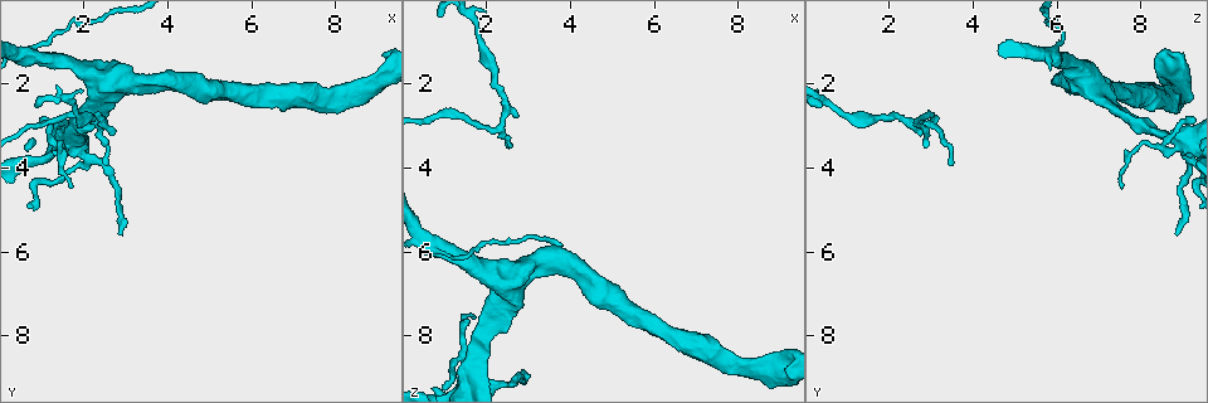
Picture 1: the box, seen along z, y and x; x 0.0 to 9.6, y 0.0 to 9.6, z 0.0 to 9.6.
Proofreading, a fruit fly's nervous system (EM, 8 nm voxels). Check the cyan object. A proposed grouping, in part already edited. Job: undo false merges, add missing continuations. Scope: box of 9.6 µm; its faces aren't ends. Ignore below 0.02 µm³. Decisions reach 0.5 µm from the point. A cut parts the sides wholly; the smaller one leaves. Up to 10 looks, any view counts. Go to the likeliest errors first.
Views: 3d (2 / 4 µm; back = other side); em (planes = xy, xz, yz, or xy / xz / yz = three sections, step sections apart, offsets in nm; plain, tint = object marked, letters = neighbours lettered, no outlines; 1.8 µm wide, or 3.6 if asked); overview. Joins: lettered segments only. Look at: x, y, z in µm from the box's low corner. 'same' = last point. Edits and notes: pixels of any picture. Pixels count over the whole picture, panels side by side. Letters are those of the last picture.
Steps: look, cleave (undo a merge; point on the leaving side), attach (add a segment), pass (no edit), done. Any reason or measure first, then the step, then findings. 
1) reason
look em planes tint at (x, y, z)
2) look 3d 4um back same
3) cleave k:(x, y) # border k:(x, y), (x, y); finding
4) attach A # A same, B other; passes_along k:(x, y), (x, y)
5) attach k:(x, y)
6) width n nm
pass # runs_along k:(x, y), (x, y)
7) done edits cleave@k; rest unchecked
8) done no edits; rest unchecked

arms part here
look em 3.6um xz step 4 tint at (1.70, 3.40, 9.10)

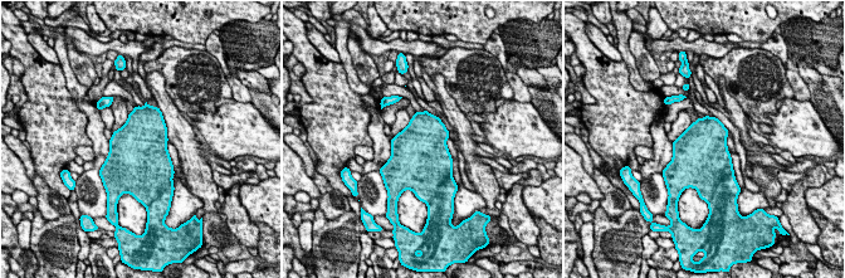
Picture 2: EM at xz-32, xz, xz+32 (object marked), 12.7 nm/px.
another direction
look em 3.6um planes letters same

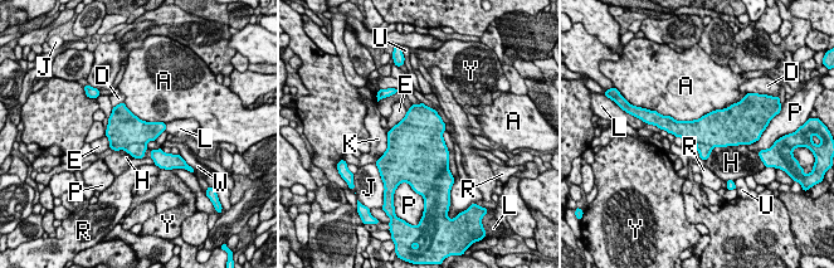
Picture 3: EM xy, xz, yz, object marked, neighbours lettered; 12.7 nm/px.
width 440 nm
cleave 3:(136, 150) # A other, D other, E other, H other, J other, K other, L other, P other, R other, U other, W other, Y other; border 3:(144, 142), (132, 142), (123, 149); two neurons meet here

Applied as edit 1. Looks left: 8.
redraw
look overview

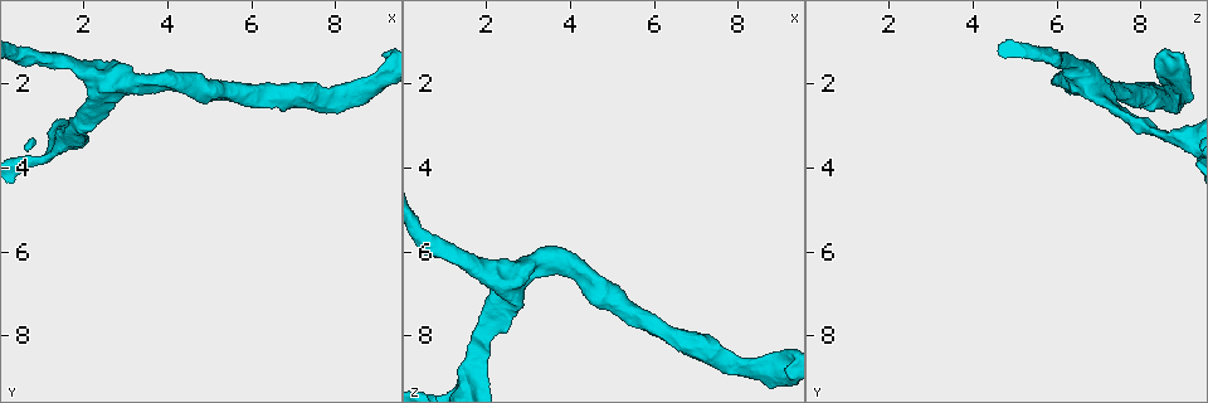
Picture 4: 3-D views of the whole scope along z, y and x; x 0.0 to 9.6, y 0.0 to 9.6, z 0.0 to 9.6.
branch stops here
look 3d 2um at (9.10, 1.55, 8.40)

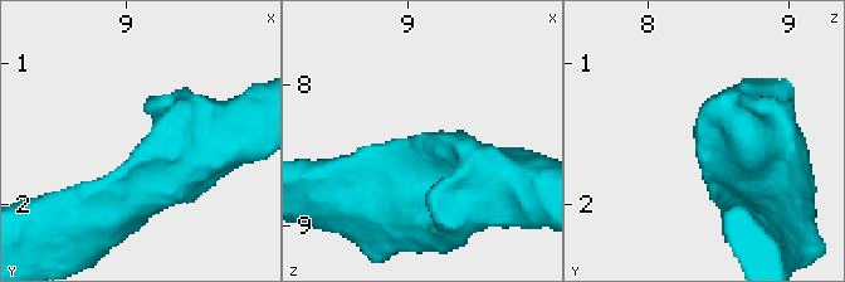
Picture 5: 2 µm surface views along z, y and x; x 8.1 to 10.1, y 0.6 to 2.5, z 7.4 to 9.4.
look em planes letters at (9.10, 1.58, 8.38)

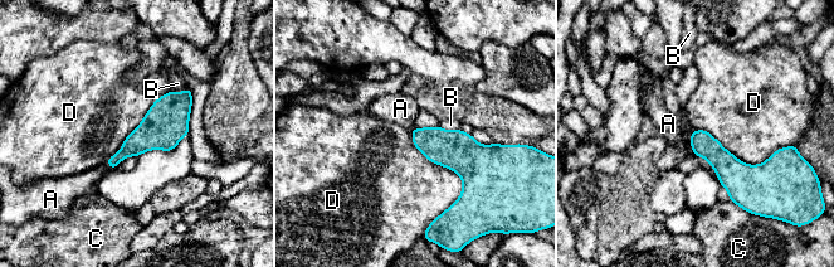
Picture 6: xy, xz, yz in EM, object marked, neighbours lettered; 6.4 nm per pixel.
pass # A other, B other, C other, D other; no lettered segment goes on from it

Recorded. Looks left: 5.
done edits cleave@3; rest unchecked

